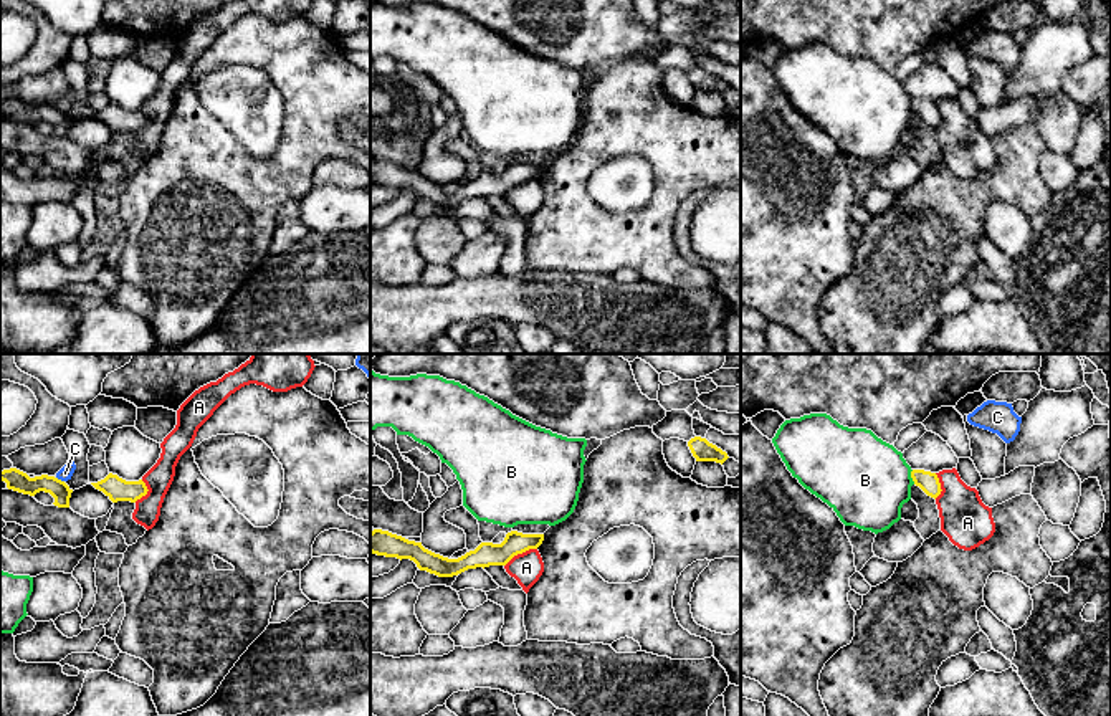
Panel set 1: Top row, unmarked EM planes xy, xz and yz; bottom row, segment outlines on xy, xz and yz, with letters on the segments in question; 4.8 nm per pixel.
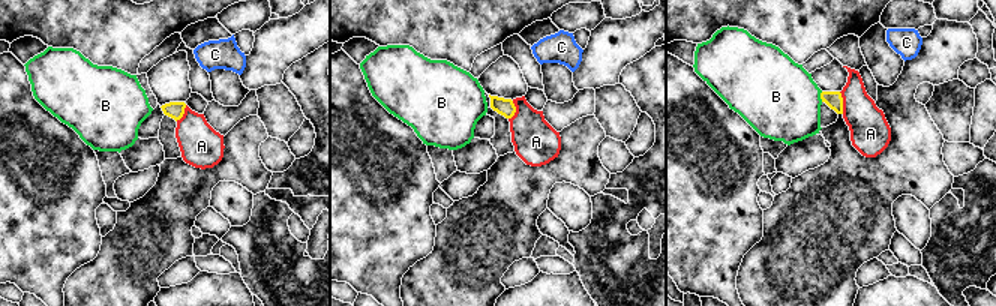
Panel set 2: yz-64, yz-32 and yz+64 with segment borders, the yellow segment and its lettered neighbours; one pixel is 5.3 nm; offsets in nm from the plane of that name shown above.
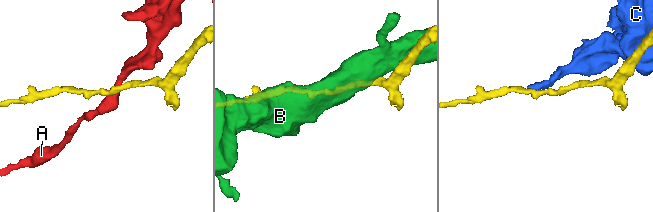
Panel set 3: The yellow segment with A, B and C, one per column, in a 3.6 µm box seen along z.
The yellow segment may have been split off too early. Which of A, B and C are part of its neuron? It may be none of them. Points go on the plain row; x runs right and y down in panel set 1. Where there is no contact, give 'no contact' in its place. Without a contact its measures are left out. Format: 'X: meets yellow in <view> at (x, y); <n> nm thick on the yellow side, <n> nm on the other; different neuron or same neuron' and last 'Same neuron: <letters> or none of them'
A: meets yellow in xz at (519, 182); 120 nm thick on the yellow side, 150 nm on the other; different neuron
B: meets yellow in yz at (911, 106); 100 nm thick on the yellow side, 420 nm on the other; different neuron
C: meets yellow in xy at (60, 109); 100 nm thick on the yellow side, 70 nm on the other; different neuron
Same neuron: none of them

